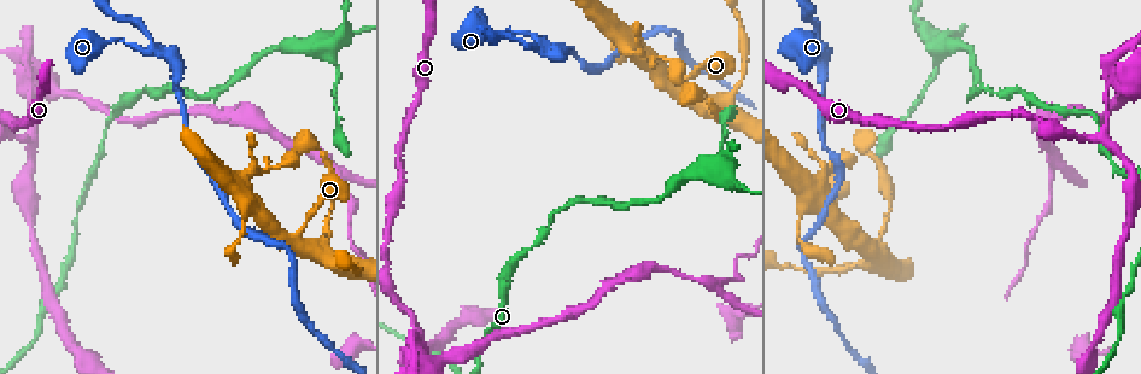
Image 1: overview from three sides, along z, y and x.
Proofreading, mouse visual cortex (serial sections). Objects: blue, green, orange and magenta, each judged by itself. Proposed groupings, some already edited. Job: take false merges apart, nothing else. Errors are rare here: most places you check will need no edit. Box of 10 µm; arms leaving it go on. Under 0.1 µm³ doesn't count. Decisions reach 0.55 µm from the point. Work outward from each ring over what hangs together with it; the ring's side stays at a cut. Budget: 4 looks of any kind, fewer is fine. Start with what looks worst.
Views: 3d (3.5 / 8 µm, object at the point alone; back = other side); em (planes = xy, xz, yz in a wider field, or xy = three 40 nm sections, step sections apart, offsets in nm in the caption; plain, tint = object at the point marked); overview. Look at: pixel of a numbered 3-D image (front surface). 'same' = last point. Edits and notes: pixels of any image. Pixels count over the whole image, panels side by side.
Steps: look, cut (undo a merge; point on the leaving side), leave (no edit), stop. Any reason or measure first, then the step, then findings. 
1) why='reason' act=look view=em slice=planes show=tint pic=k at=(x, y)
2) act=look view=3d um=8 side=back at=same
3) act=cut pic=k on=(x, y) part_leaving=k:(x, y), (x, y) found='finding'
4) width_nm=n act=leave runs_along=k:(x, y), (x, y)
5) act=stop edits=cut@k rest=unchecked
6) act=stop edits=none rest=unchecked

why='three arms meet' act=look view=3d um=3.5 pic=1 at=(151, 46)

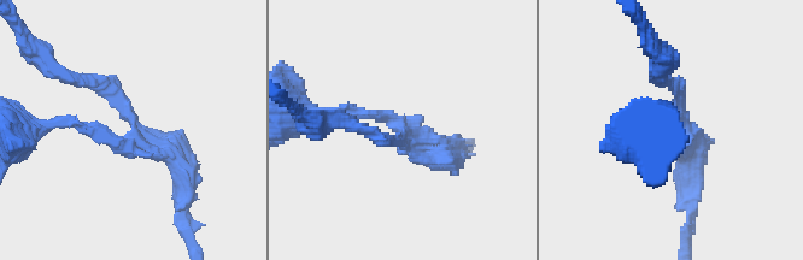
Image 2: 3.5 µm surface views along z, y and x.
arm_widths_nm=100,200,300 act=leave runs_along=2:(66, 124), (174, 153), (185, 183) found='all the same cell'

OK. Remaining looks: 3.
why='arms part here' act=look view=3d um=8 pic=1 at=(420, 331)

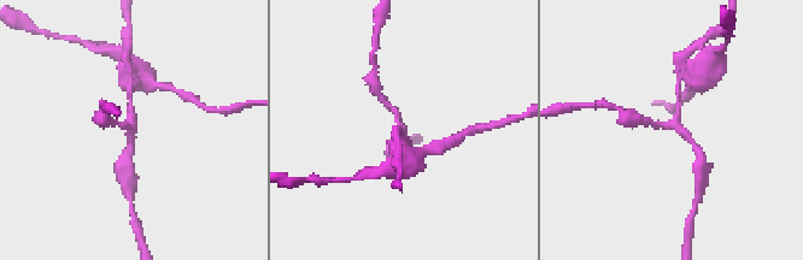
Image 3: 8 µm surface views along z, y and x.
why='now the EM' act=look view=em slice=planes show=tint at=same

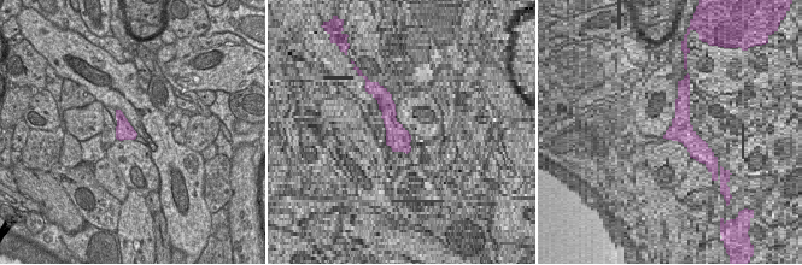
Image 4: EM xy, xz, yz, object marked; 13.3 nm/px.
arms=3 arm_widths_nm=150,200,200 act=leave runs_along=3:(648, 122), (675, 125), (678, 89) found='all the same cell'

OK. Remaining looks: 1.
act=stop edits=none rest=unchecked

